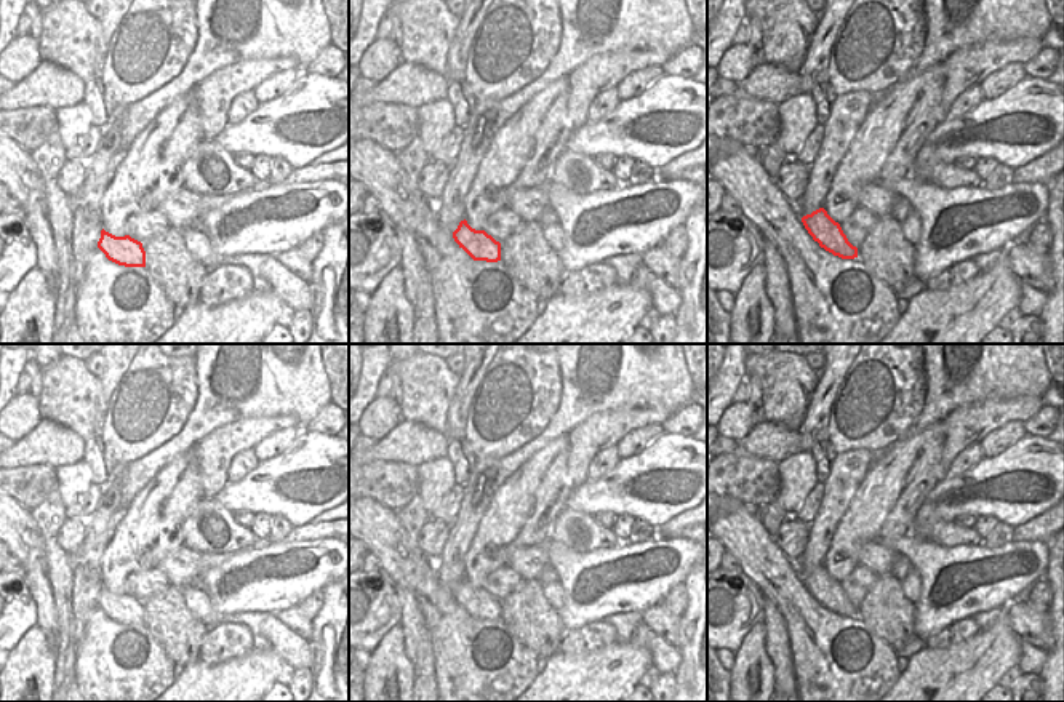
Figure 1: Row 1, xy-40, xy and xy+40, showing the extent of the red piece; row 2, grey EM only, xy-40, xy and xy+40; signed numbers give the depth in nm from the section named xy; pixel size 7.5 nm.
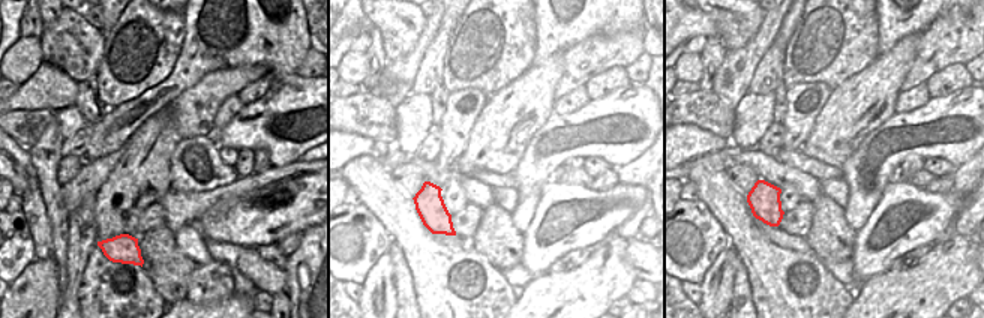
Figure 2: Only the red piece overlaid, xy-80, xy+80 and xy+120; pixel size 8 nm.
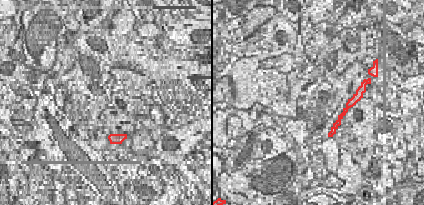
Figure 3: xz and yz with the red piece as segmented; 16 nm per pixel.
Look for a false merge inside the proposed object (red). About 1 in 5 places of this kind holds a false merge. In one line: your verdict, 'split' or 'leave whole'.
leave whole

